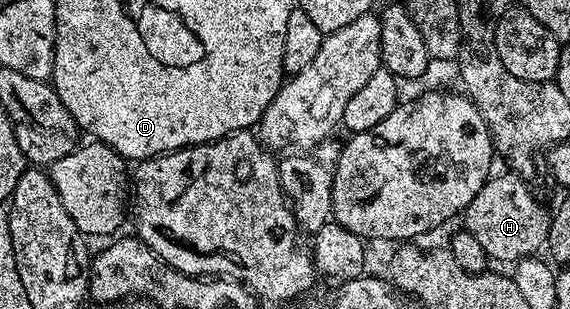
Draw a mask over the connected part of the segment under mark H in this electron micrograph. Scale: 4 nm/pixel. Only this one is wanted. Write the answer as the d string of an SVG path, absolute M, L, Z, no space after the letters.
M507 173L489 177L478 196L462 211L462 226L482 244L489 259L515 264L521 258L533 257L539 251L536 249L545 245L546 210L544 214L543 204L532 195L519 173Z

